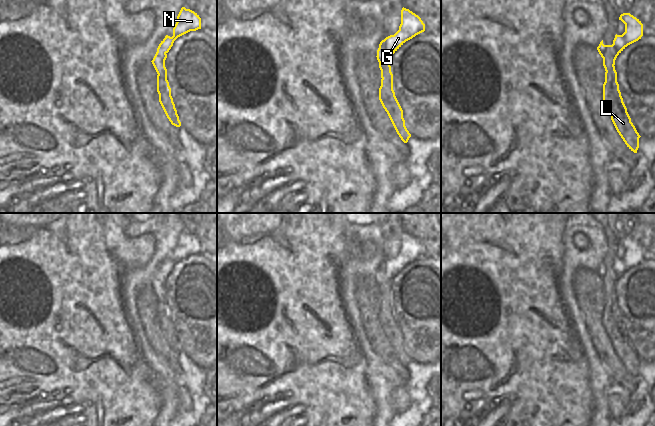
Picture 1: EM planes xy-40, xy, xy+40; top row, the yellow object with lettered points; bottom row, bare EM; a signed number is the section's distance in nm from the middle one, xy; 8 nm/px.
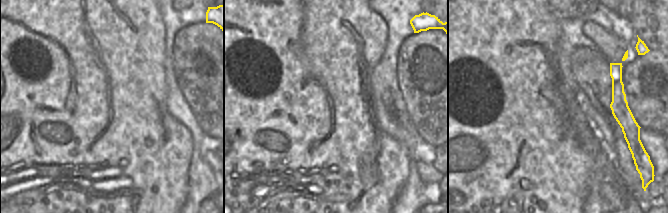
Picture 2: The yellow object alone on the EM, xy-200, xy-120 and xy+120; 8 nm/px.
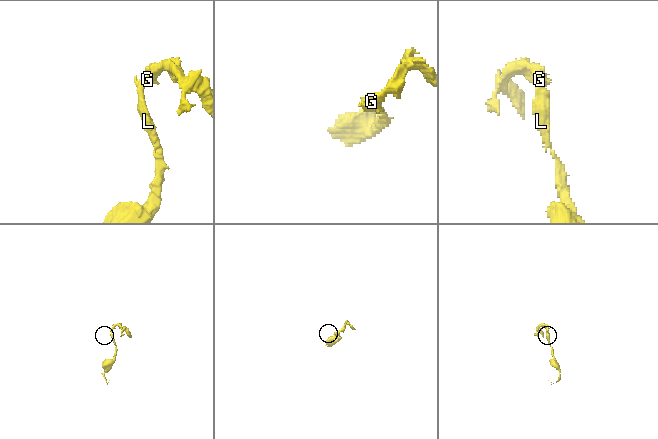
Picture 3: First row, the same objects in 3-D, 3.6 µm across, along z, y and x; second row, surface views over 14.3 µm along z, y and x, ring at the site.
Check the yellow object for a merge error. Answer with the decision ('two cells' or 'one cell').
two cells

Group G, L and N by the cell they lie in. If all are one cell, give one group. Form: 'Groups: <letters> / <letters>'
Groups: G N / L

